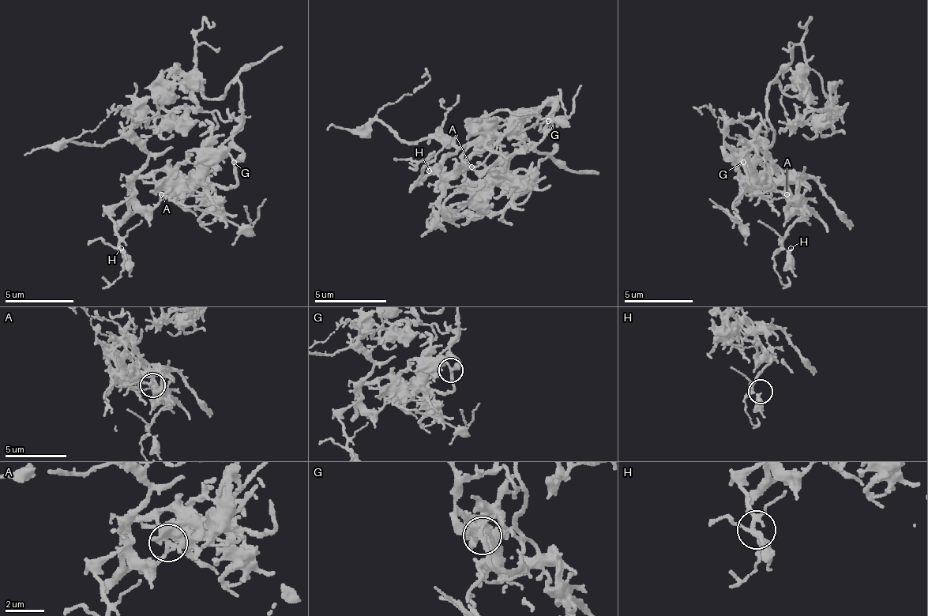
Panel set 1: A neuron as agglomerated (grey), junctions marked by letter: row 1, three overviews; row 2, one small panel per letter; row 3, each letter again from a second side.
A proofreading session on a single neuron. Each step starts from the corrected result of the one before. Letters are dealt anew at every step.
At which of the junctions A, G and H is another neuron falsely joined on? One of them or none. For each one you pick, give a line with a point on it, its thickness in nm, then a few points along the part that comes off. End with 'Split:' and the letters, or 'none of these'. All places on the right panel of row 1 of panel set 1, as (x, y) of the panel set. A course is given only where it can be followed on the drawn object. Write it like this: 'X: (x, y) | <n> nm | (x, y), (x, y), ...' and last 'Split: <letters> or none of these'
A: (787, 194) | 180 nm | (787, 193), (794, 207), (784, 176), (760, 138), (764, 145), (739, 138), (705, 107), (692, 107)
Split: A

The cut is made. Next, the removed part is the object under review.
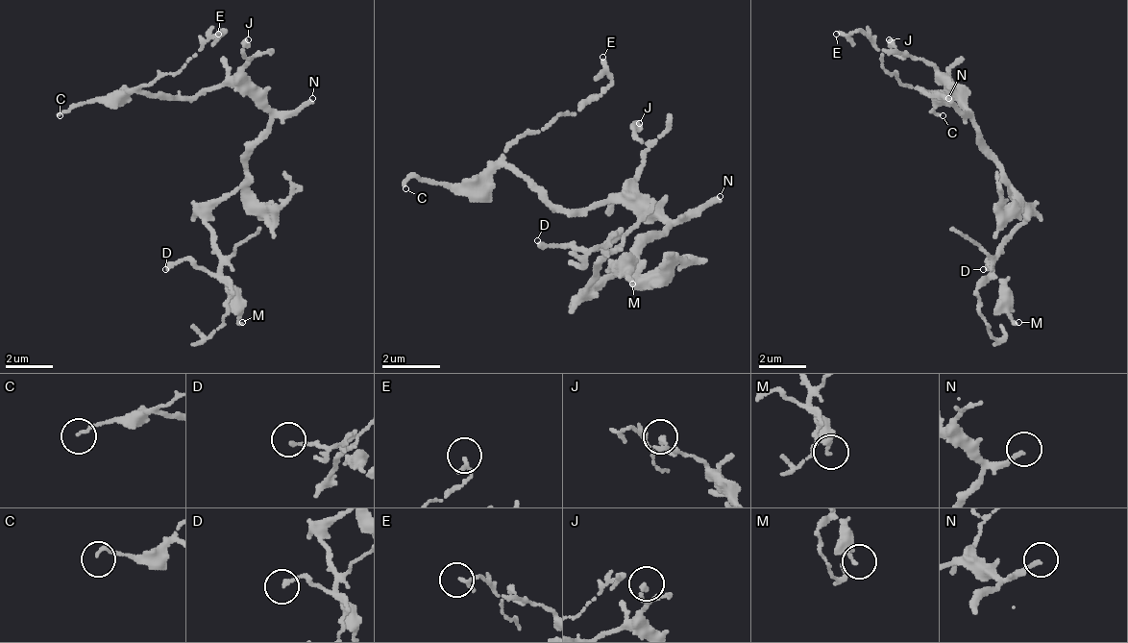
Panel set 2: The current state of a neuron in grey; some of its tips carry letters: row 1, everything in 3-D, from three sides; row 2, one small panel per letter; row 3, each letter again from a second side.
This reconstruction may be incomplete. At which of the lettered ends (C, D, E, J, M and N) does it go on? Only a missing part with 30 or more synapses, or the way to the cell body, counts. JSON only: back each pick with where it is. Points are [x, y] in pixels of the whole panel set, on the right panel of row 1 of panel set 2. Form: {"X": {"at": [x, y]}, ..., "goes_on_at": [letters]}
{"N": {"at": [948, 98]}, "goes_on_at": ["N"]}

